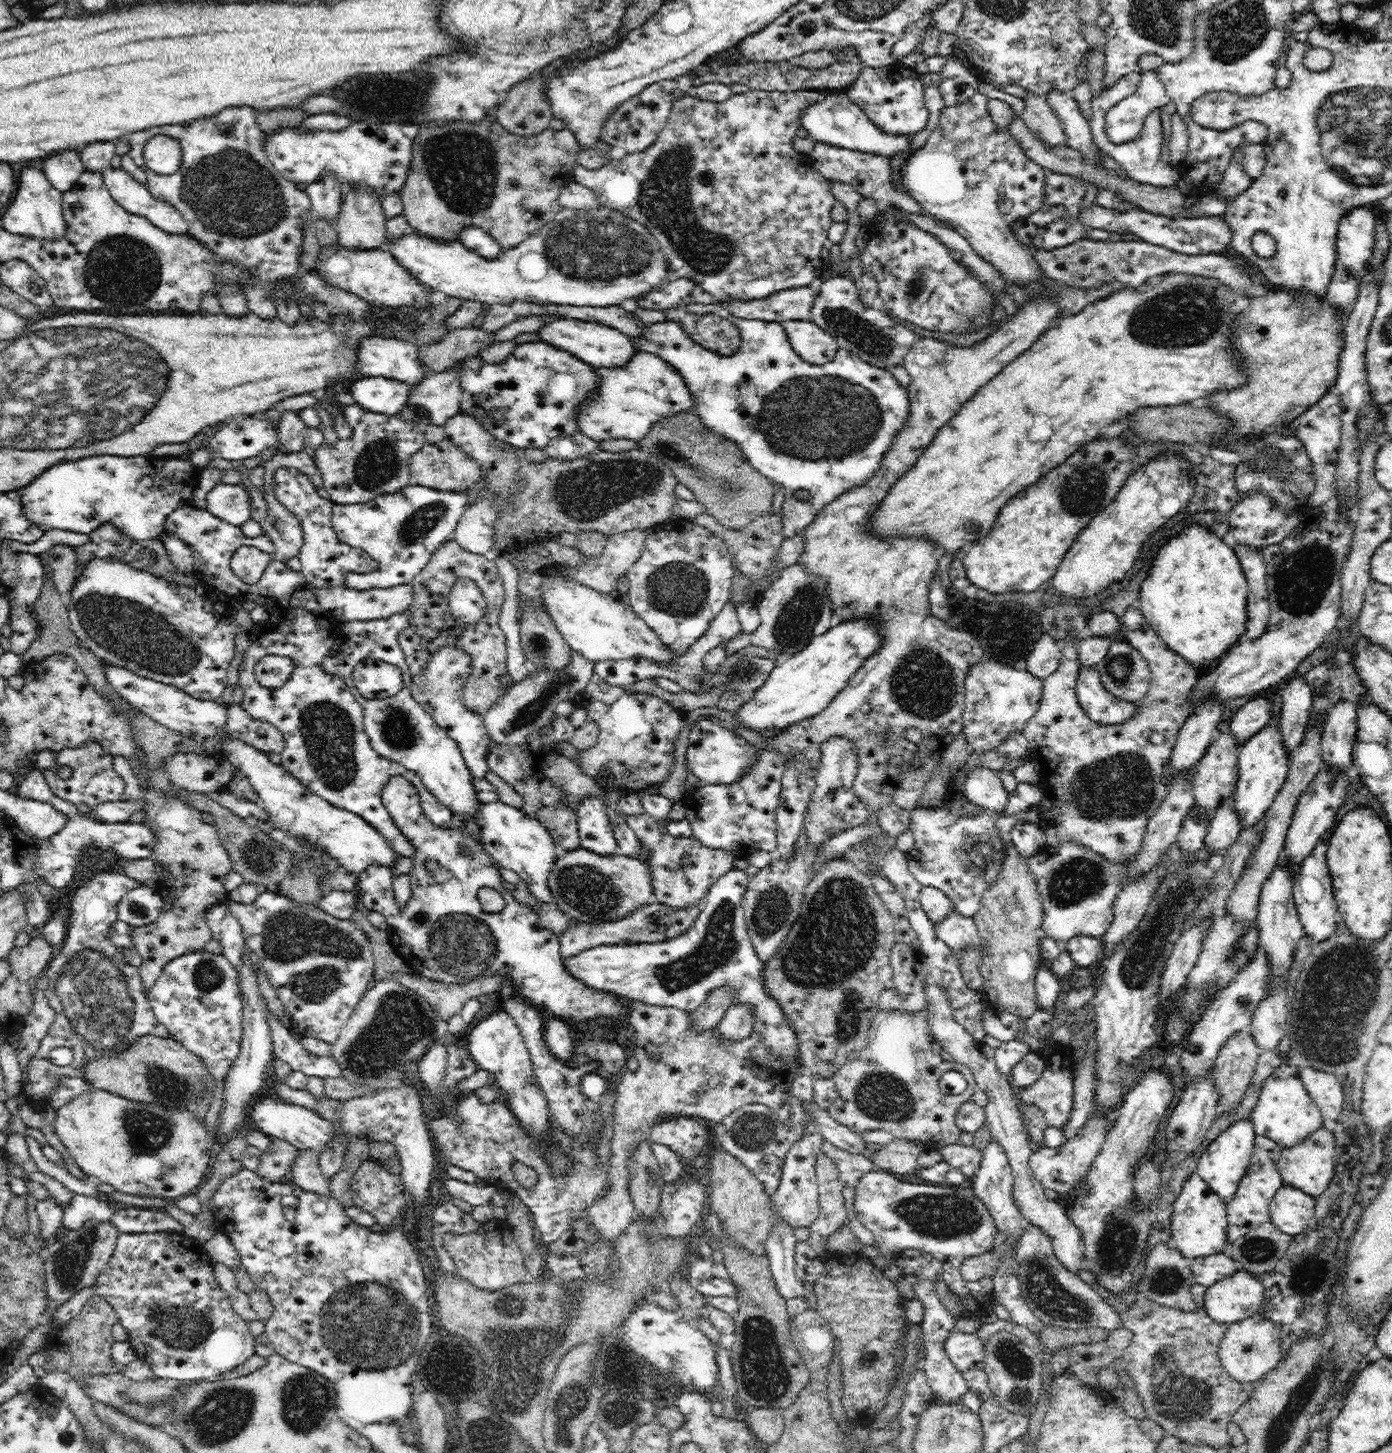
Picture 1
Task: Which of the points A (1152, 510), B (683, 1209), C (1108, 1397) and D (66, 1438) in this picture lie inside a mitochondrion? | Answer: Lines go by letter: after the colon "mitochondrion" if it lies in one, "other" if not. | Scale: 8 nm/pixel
A: other
B: other
C: other
D: other

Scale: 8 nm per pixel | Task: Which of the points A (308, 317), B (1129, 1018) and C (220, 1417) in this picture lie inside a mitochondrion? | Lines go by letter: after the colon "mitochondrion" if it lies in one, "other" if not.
A: other
B: other
C: mitochondrion

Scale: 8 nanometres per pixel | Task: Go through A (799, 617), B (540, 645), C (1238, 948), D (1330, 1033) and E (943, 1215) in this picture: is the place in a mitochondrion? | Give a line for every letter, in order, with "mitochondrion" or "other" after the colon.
A: mitochondrion
B: mitochondrion
C: mitochondrion
D: mitochondrion
E: mitochondrion

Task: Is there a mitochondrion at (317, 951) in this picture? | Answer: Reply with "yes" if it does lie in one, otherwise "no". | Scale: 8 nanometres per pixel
yes

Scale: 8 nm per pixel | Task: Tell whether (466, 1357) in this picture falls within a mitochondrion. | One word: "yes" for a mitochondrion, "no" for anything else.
yes

